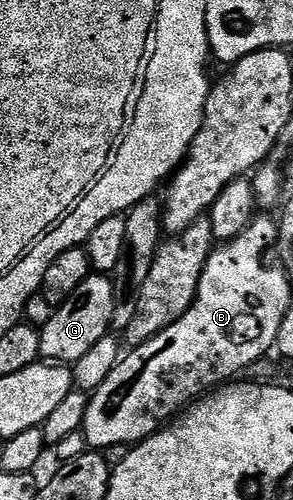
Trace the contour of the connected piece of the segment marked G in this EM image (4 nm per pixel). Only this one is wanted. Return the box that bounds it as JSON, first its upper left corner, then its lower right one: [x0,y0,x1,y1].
[40,275,114,363]

